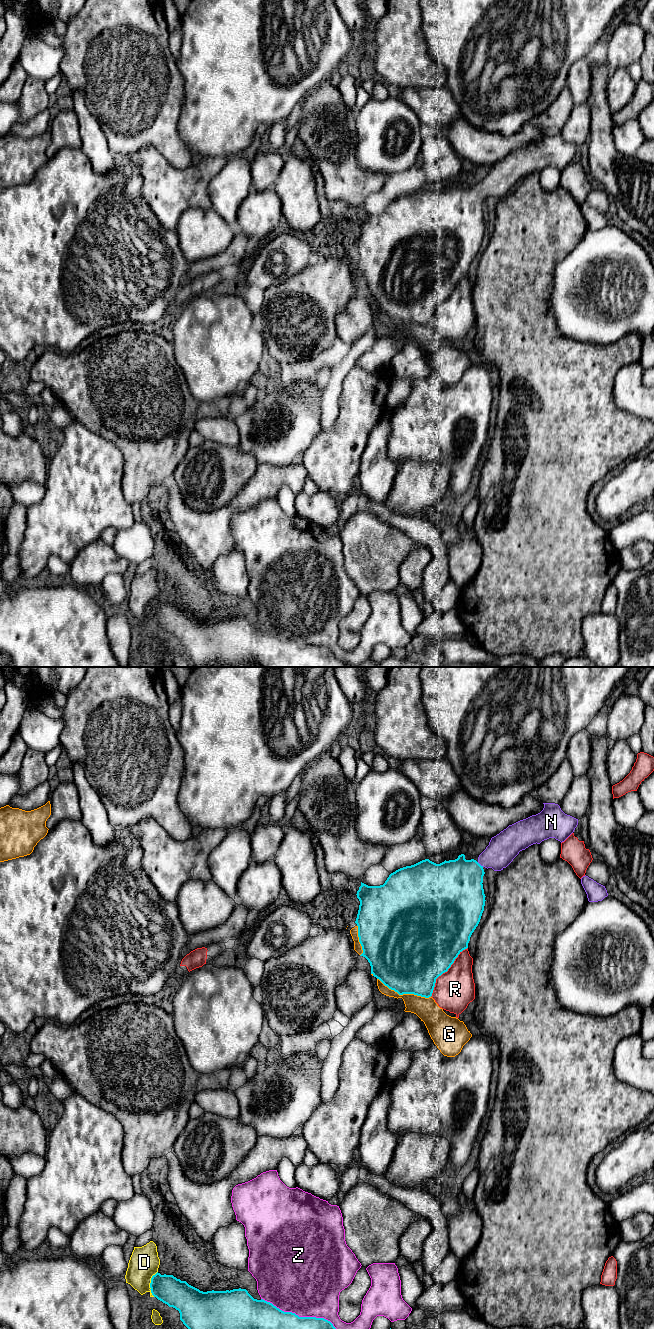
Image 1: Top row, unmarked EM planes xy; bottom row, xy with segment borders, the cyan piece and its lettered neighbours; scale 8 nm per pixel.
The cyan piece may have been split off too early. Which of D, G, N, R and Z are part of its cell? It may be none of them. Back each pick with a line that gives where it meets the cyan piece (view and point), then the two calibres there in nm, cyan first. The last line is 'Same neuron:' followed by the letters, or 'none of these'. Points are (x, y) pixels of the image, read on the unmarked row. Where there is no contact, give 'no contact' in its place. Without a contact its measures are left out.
N: contact xy (479, 192); calibres 420 and 240 nm
Same neuron: N

